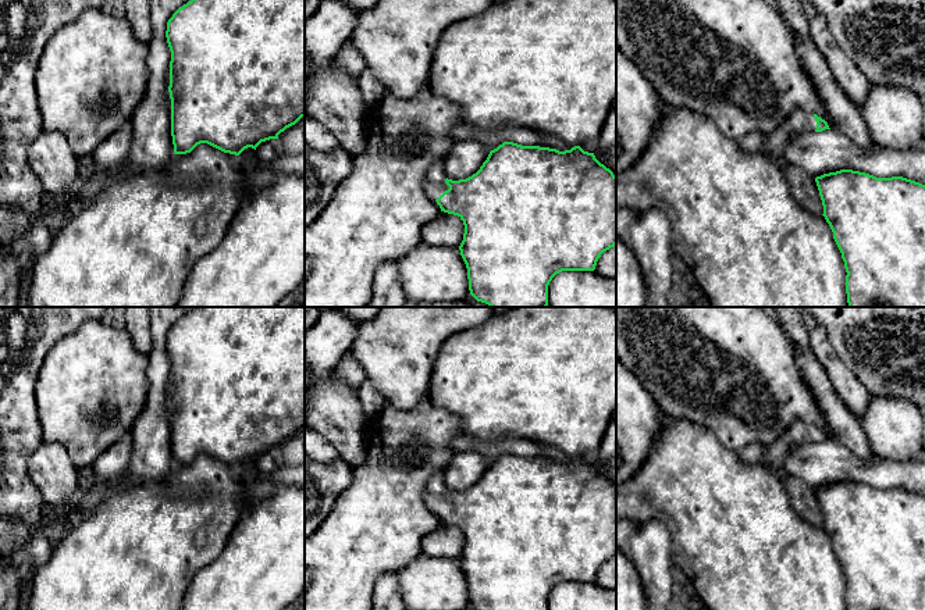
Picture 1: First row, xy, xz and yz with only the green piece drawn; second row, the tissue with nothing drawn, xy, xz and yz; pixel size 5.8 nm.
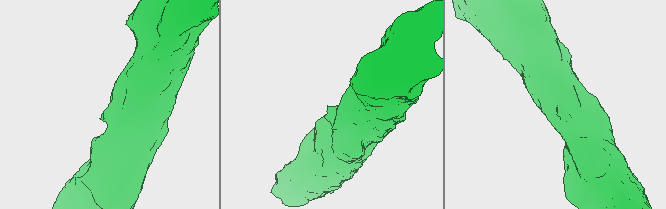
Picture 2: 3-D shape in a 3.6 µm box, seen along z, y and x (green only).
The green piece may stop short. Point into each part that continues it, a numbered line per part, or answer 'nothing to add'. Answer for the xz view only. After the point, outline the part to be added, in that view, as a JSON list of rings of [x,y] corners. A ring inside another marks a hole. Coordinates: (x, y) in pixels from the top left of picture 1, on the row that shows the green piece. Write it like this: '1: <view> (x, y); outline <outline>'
1: xz (434, 184); outline [[[444,160],[437,161],[424,176],[423,188],[426,195],[431,200],[437,200],[449,186],[445,183],[447,179]]]

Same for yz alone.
1: yz (801, 121); outline [[[797,108],[783,125],[768,136],[761,151],[783,164],[783,154],[790,139],[805,132],[815,132],[815,129],[817,121],[814,114],[803,108]]]

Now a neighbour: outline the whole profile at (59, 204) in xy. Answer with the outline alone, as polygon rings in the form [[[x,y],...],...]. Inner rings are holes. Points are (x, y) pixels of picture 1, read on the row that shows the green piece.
[[[65,189],[53,196],[46,196],[46,201],[43,204],[45,215],[65,217],[70,215],[72,210],[72,201],[70,200]]]

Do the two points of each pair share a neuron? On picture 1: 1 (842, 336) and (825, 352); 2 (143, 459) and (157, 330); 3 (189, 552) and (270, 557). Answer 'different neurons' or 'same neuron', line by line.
1: different neurons
2: same neuron
3: different neurons

